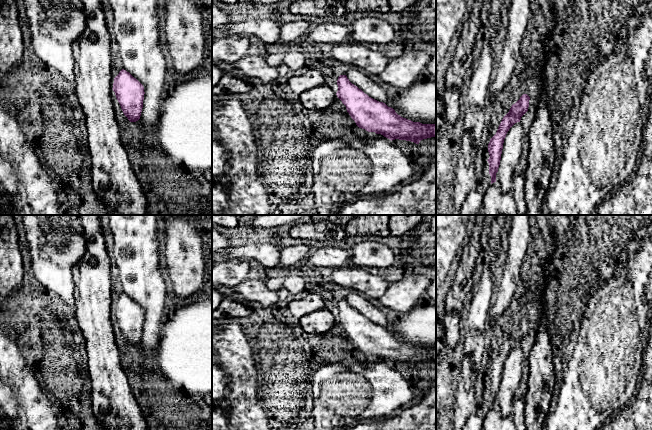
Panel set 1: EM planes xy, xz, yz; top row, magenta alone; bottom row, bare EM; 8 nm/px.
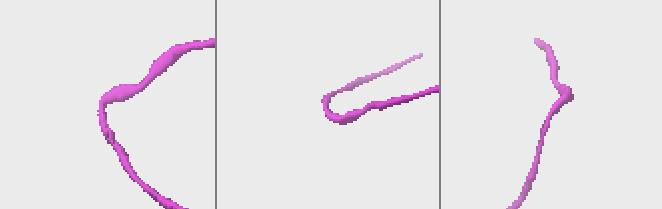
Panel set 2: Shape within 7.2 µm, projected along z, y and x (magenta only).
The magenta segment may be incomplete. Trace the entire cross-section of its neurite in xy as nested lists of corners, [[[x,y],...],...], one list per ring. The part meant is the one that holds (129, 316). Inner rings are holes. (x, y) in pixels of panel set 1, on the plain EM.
[[[122,293],[114,302],[112,313],[128,344],[130,346],[138,345],[141,340],[145,318],[143,309],[129,296]]]

